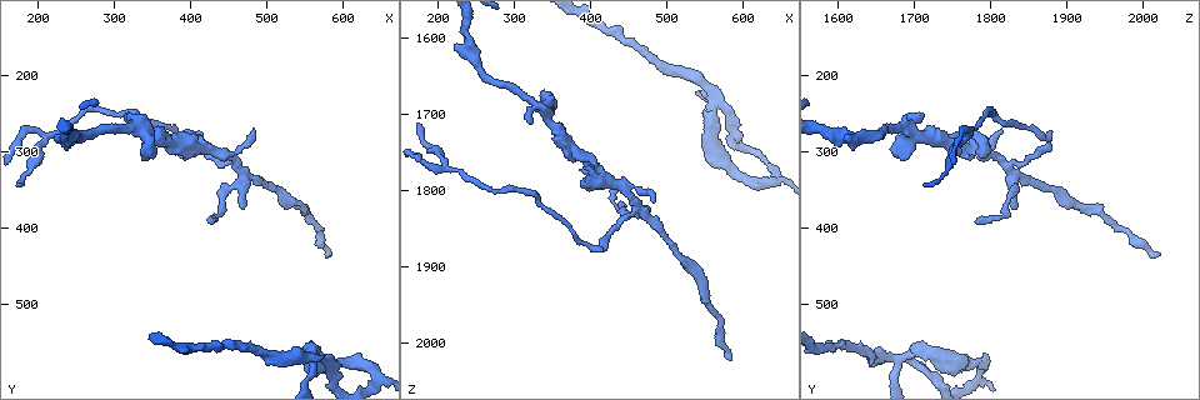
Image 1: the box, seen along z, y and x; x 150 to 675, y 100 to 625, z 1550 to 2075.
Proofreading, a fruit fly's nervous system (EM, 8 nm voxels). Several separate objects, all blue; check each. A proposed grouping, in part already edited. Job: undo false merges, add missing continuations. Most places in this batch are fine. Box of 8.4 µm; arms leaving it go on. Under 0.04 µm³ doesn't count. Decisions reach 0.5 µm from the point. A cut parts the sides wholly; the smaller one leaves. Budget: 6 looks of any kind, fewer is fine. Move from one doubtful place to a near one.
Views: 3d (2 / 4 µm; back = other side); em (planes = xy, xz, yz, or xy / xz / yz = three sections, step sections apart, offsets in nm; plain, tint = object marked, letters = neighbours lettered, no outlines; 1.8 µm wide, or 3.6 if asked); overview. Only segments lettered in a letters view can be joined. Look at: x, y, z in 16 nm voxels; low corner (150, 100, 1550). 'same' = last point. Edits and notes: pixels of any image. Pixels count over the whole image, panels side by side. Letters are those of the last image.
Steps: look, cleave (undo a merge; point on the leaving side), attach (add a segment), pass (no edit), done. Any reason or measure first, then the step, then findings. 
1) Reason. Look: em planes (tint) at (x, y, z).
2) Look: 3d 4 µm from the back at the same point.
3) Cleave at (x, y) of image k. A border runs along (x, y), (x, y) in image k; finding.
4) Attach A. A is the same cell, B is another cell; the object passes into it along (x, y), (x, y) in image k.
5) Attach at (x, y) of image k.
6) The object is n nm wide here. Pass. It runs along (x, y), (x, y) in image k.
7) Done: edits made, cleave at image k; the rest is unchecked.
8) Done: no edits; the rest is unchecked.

Three-way junction. Look: em planes (letters) at (460, 315, 1820).

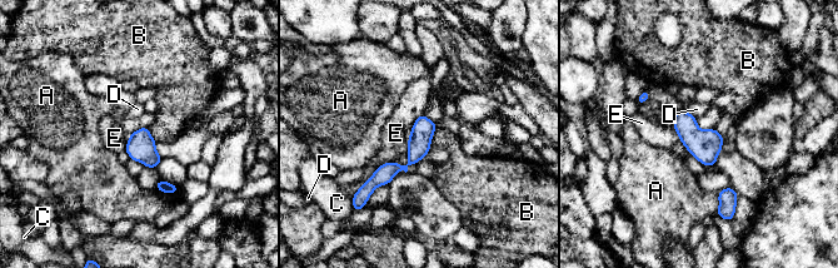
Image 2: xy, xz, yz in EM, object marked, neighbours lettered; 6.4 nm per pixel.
Pass. A, B, C, D and E are other cells; it runs along (432, 125), (405, 167), (365, 188) in image 2; continuous, no second neuron.

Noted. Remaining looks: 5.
Thick turns thin. Look: em planes (tint) at (560, 565, 1685).

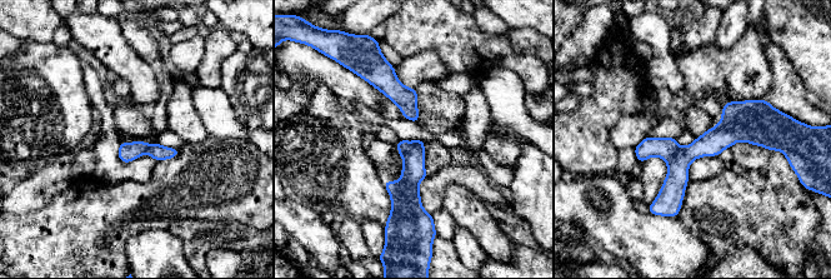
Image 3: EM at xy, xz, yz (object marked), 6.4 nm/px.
What lies round it. Look: em planes (letters) at the same point.

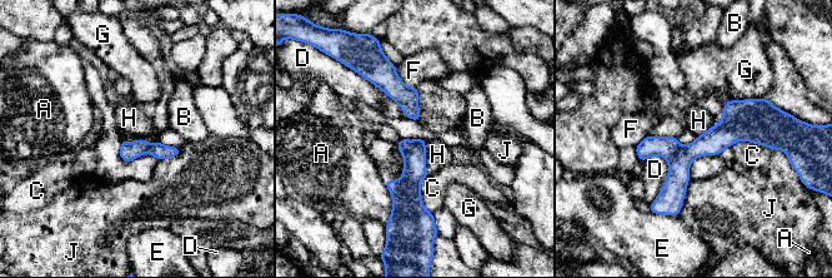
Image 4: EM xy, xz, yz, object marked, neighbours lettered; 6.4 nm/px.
The object is 120 nm wide here; the longest contact is with D, 340 nm. Pass. A, B, C, D, E, F, G, H and J are other cells; continuous, no second neuron.

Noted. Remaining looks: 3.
Long arm stops here. Look: em planes (letters) at (585, 435, 2020).

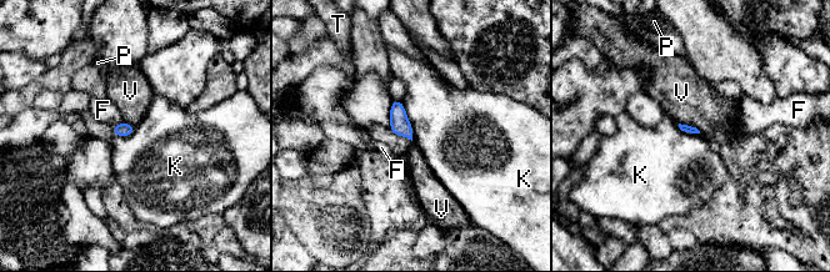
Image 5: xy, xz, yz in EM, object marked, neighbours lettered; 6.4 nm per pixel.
Pass. F, K, P, T and V are other cells; a border runs along (399, 101), (410, 124), (413, 140) in image 5; no lettered segment goes on from it.

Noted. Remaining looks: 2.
Done: no edits; the rest is unchecked.

